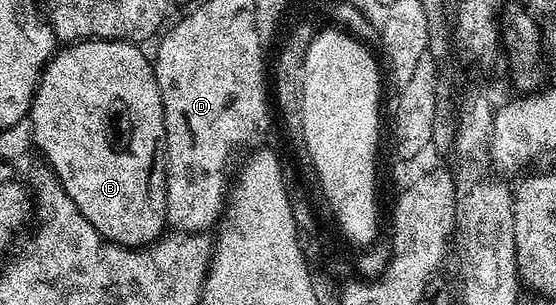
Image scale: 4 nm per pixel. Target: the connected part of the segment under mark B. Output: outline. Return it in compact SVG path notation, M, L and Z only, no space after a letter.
M79 40L71 43L69 46L63 47L63 50L55 51L51 56L50 61L42 69L42 77L38 80L38 88L34 91L34 101L30 104L29 120L32 126L32 140L33 147L42 151L42 156L45 163L48 165L51 172L53 172L55 178L60 182L60 186L64 186L64 190L68 194L68 198L72 202L76 202L76 206L80 210L80 214L84 214L84 218L88 218L88 222L92 222L92 226L98 233L105 238L105 240L111 240L114 244L122 244L125 248L141 248L148 244L153 244L155 240L159 239L163 235L164 229L167 227L166 222L166 135L164 134L164 106L162 105L162 99L160 98L160 86L156 82L156 74L154 73L154 65L149 55L145 56L141 52L137 43L129 40Z

